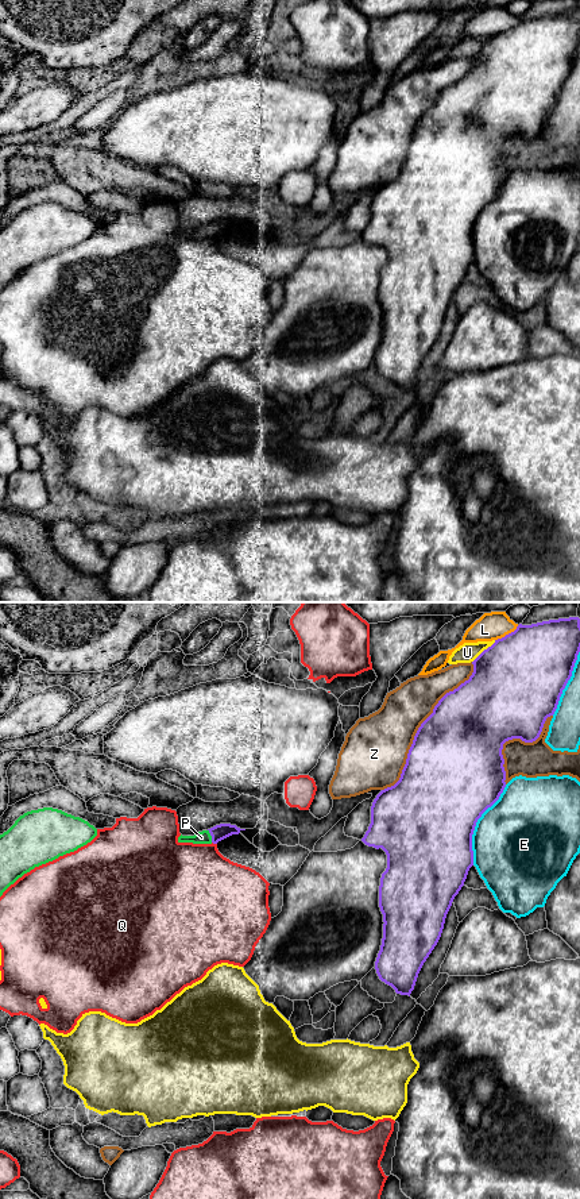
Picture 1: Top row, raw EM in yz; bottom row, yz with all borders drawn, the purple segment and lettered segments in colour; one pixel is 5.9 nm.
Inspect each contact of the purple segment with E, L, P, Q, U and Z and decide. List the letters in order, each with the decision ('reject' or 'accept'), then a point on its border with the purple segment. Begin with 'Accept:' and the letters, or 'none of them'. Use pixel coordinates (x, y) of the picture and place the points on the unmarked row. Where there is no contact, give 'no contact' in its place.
Accept: P
E: reject; meets purple in yz at (475, 220)
L: reject; meets purple in yz at (506, 30)
P: accept; meets purple in yz at (211, 230)
Q: reject; meets purple in yz at (215, 238)
U: reject; meets purple in yz at (483, 46)
Z: reject; meets purple in yz at (421, 120)

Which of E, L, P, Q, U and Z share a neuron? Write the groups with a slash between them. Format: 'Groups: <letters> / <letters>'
Groups: E / L / P / Q / U / Z

